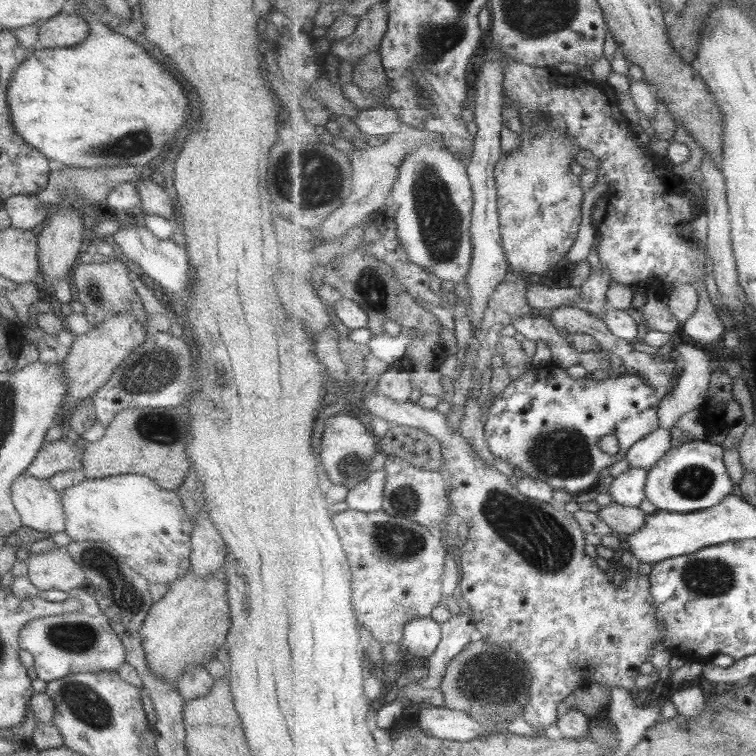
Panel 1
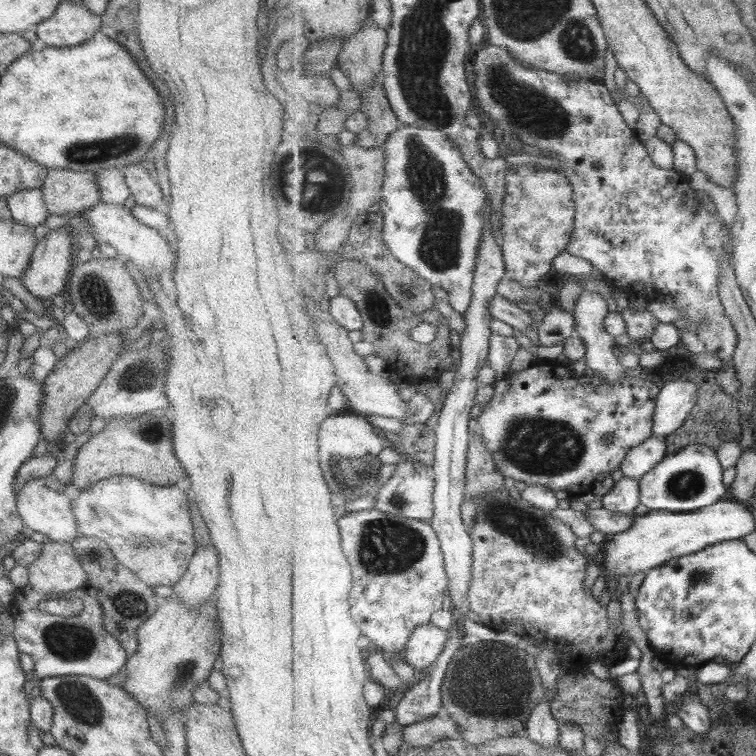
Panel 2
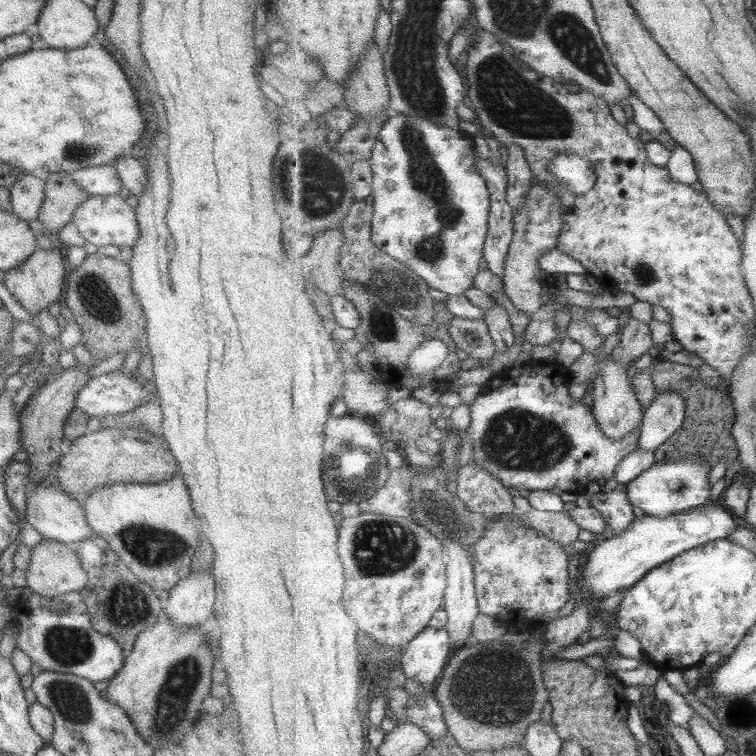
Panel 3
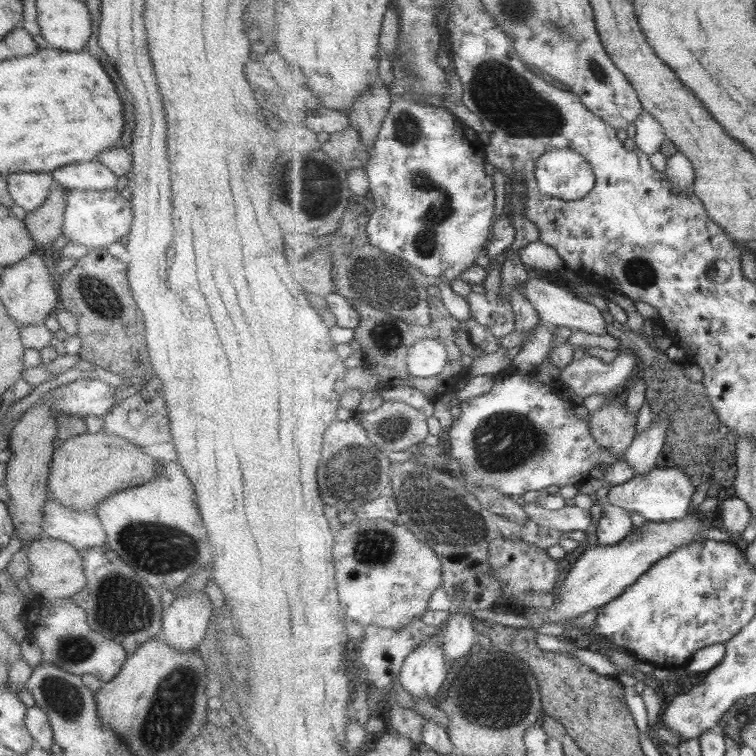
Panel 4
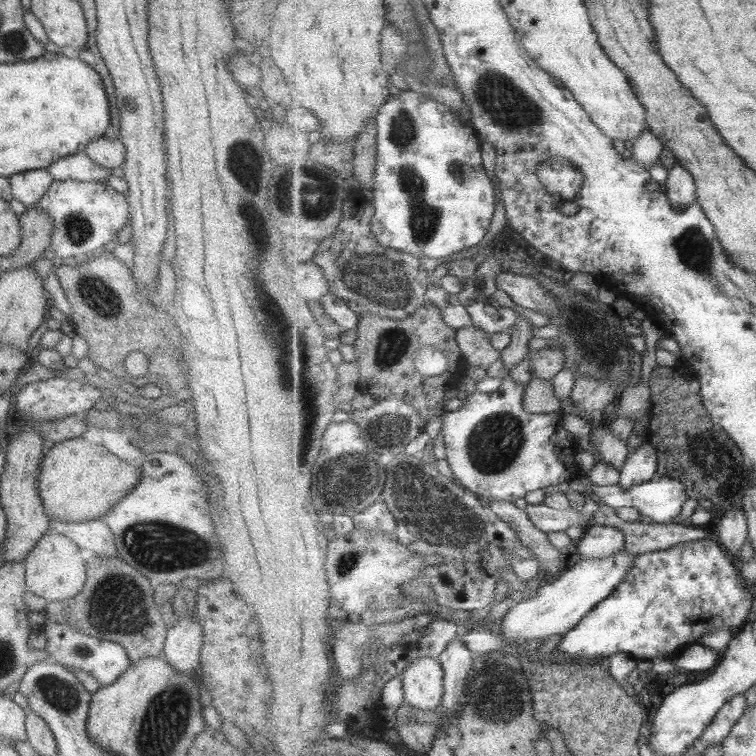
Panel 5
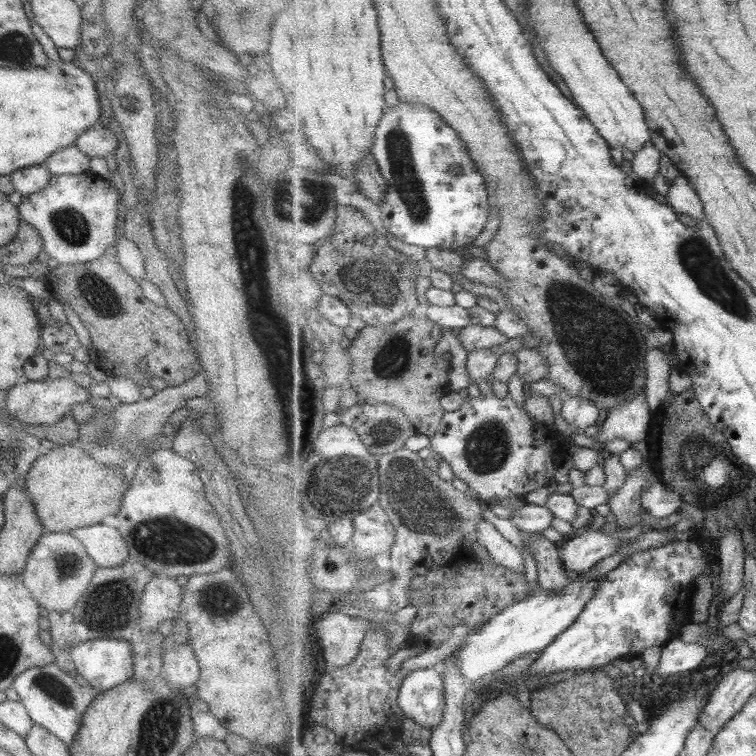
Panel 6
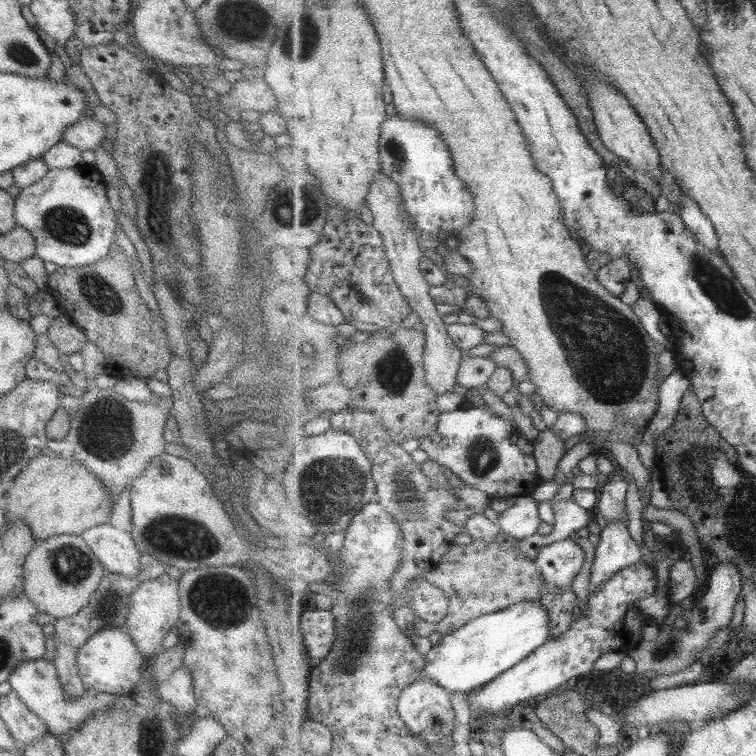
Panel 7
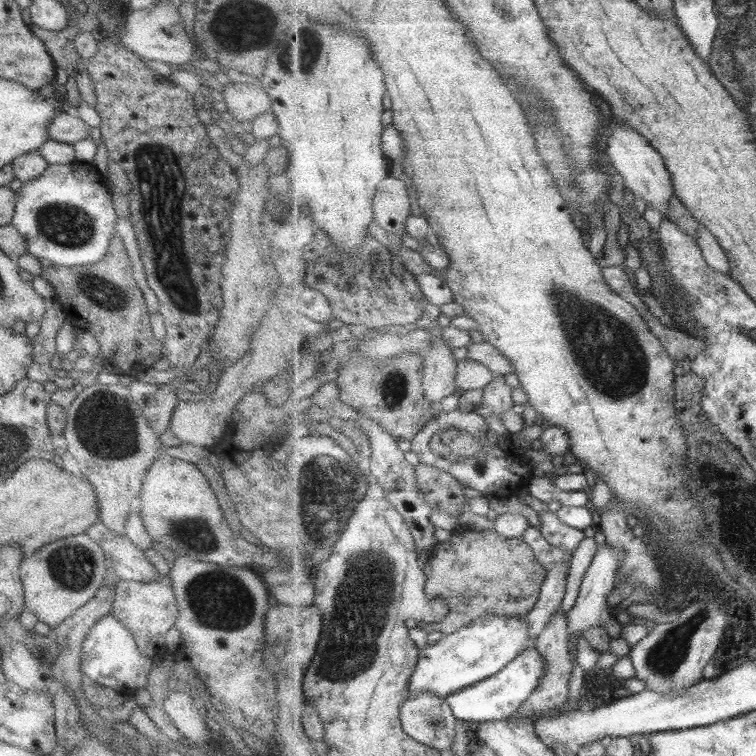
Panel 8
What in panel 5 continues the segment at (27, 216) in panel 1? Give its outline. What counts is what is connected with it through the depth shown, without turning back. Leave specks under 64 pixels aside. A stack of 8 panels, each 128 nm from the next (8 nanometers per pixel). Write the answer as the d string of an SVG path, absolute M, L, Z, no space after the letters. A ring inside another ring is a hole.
M46 169L26 170L8 177L12 198L29 208L39 202L52 184L52 177Z

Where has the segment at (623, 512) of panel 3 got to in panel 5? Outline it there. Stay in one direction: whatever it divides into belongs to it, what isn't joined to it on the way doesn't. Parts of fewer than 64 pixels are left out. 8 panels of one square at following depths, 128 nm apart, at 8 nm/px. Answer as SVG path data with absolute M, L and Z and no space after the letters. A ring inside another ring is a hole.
M592 523L578 542L578 553L588 558L607 558L624 550L626 536L614 526L601 526Z

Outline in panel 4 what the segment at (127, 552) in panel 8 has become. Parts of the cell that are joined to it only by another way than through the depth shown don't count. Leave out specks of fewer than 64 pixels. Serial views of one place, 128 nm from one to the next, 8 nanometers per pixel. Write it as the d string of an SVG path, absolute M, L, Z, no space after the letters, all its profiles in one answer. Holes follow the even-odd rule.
M47 495L42 513L45 536L67 542L79 552L107 544L105 531L93 512L69 510Z

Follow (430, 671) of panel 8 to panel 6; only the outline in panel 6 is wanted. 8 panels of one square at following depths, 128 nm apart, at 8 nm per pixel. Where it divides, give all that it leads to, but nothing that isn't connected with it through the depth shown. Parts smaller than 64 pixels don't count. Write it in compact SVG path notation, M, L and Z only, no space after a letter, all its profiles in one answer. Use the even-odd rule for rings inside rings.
M581 572L573 576L572 584L557 595L547 593L541 586L537 586L535 593L526 600L503 610L479 627L474 634L467 635L463 644L451 654L457 661L467 685L472 686L491 678L521 656L542 653L557 637L565 633L565 630L570 629L587 608L587 604L595 598L599 590L598 584L604 579L584 580L587 573Z

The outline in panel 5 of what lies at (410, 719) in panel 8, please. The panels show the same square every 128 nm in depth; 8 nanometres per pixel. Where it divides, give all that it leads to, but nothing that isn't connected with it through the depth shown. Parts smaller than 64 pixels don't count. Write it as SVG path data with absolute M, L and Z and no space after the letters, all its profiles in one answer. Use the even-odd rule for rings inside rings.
M417 659L403 672L404 701L421 710L439 708L445 694L444 678L443 666L438 659Z

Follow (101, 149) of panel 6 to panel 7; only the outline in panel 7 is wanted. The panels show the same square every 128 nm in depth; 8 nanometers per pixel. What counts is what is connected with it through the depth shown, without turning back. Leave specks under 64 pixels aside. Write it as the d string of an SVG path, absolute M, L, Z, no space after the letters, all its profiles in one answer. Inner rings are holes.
M88 115L81 118L79 122L67 126L61 133L61 139L66 144L77 148L80 152L93 150L106 144L105 126Z

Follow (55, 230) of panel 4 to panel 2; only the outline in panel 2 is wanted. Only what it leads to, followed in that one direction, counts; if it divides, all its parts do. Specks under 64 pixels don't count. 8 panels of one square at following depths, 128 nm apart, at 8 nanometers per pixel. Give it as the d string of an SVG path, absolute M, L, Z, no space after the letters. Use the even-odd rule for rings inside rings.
M53 167L46 170L46 177L39 190L47 214L66 215L71 221L76 221L81 212L101 202L96 172Z

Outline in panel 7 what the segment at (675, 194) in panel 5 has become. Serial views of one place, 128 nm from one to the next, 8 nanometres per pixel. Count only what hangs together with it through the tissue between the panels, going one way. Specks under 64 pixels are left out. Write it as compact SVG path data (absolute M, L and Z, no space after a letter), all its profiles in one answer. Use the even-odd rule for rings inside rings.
M682 196L679 211L682 219L686 222L687 228L697 235L703 243L706 243L706 246L710 247L711 251L721 254L719 237L715 232L715 228L713 228L713 222L705 216L705 213L695 203L695 200L691 199L691 197Z

